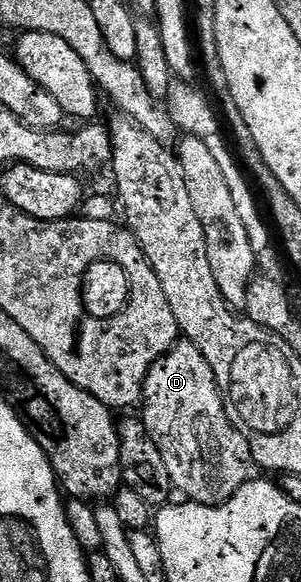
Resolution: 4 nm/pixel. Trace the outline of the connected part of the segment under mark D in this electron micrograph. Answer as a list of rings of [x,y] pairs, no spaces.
[[[189,341],[175,343],[151,365],[142,390],[140,418],[152,441],[156,441],[156,449],[160,449],[164,465],[168,465],[168,477],[174,483],[174,491],[183,491],[186,494],[183,496],[189,502],[203,503],[209,507],[227,503],[251,478],[250,467],[254,458],[250,443],[230,423],[222,404],[222,394],[218,392],[218,382],[212,373],[212,365],[208,365],[204,353],[200,353],[200,349],[196,349],[196,345]]]

